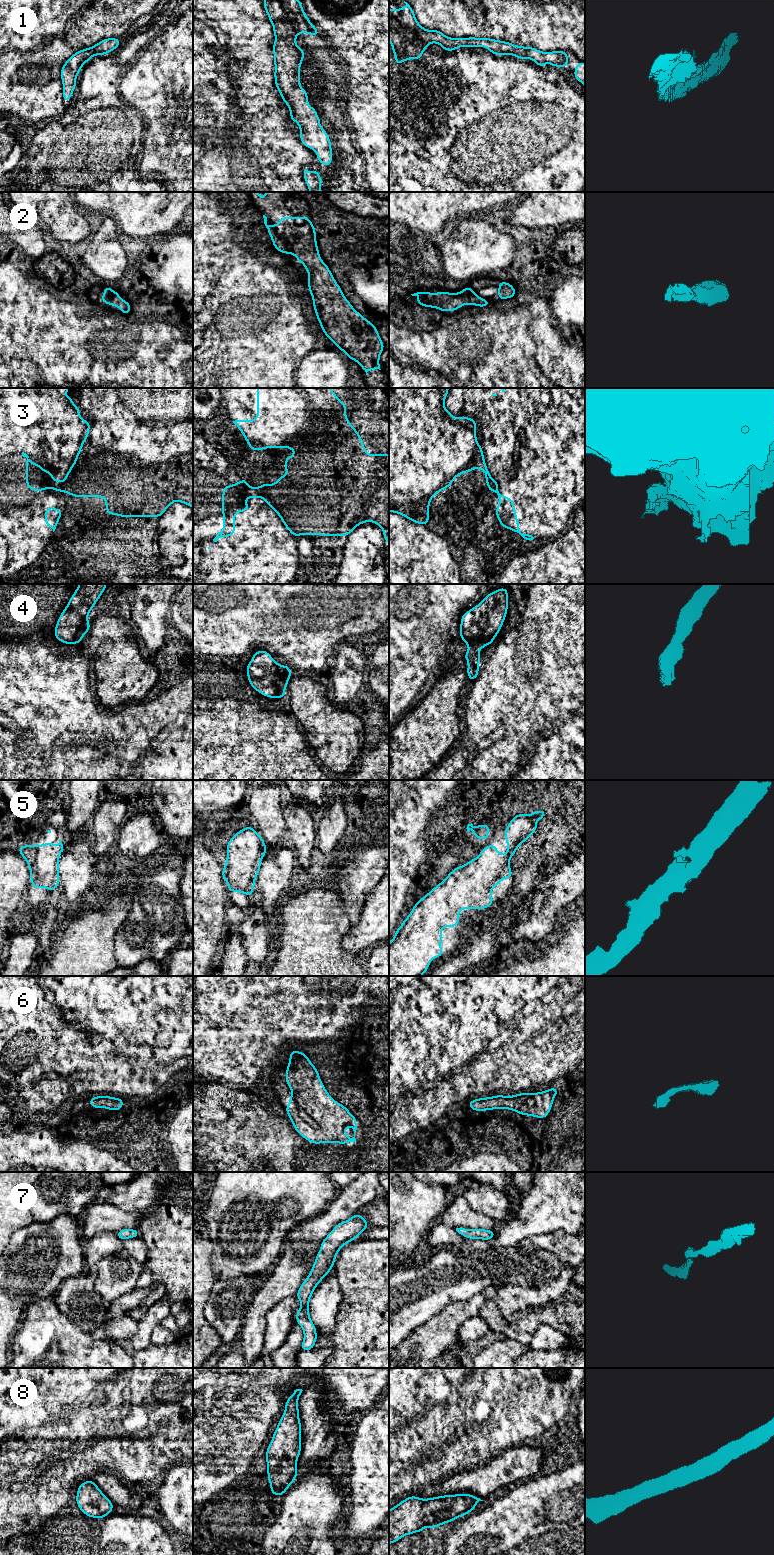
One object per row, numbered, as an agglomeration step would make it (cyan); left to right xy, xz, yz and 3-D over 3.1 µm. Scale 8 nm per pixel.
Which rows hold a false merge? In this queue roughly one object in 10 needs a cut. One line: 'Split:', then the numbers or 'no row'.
Split: no row

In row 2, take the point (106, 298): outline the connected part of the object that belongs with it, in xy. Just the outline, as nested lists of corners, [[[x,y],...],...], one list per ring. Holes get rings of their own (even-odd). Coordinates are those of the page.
[[[105,285],[104,294],[99,300],[103,303],[120,308],[125,316],[128,316],[131,311],[131,305],[129,304],[129,302],[127,302],[126,300],[121,300],[120,294],[113,291],[108,285]]]

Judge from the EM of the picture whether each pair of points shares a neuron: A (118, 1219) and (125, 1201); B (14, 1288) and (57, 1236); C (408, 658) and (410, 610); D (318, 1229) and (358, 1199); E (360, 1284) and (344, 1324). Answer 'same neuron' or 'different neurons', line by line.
A: different neurons
B: same neuron
C: same neuron
D: same neuron
E: same neuron

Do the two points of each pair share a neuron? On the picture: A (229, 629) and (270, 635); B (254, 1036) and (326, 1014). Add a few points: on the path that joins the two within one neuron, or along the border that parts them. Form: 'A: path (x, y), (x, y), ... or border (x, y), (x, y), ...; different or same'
A: path (239, 636), (260, 636); same
B: path (272, 1036), (294, 1034), (308, 1024); same

